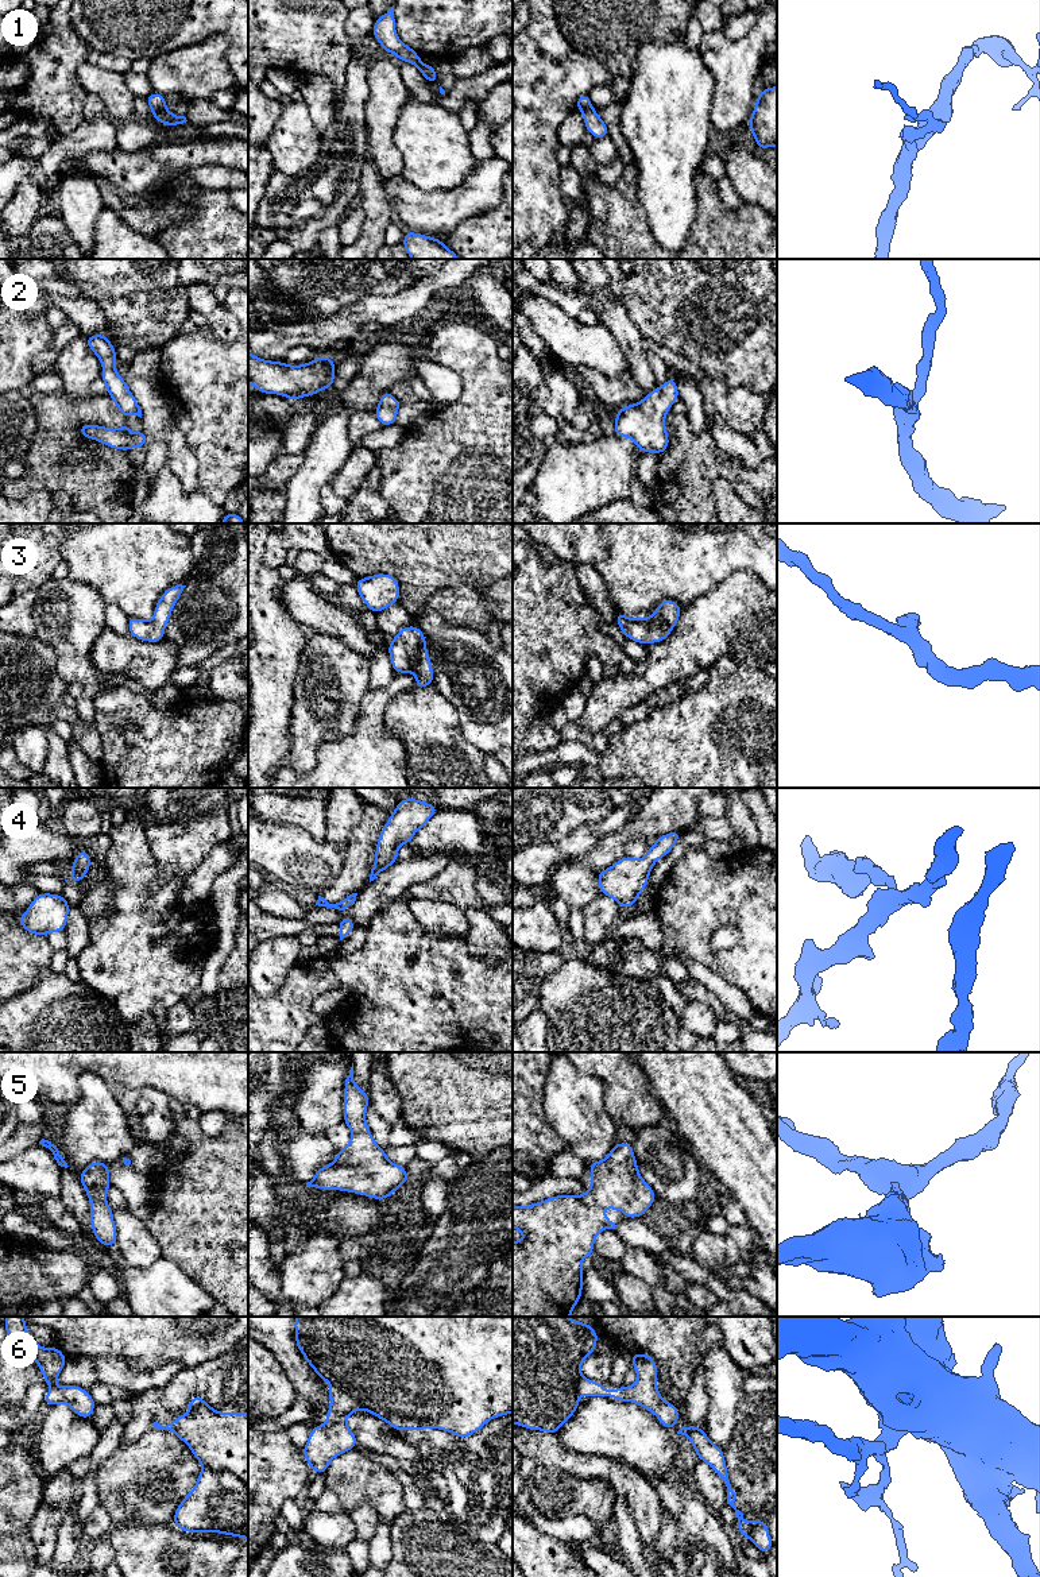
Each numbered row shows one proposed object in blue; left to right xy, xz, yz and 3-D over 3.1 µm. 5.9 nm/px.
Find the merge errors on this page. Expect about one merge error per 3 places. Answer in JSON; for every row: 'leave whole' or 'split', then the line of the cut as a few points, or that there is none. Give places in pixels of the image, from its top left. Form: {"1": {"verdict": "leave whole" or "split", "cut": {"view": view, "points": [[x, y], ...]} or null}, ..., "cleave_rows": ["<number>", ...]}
{"1": {"verdict": "split", "cut": {"view": "xy", "points": [[165, 107], [154, 113]]}}, "2": {"verdict": "leave whole", "cut": null}, "3": {"verdict": "leave whole", "cut": null}, "4": {"verdict": "leave whole", "cut": null}, "5": {"verdict": "leave whole", "cut": null}, "6": {"verdict": "leave whole", "cut": null}, "cleave_rows": ["1"]}

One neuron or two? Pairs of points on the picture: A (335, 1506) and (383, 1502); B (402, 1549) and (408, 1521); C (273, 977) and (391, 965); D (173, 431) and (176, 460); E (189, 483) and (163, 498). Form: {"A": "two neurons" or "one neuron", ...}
{"A": "two neurons", "B": "one neuron", "C": "two neurons", "D": "one neuron", "E": "two neurons"}

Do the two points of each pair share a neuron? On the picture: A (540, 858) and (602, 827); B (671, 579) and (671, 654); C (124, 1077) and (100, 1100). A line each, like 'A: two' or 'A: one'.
A: one
B: two
C: two

